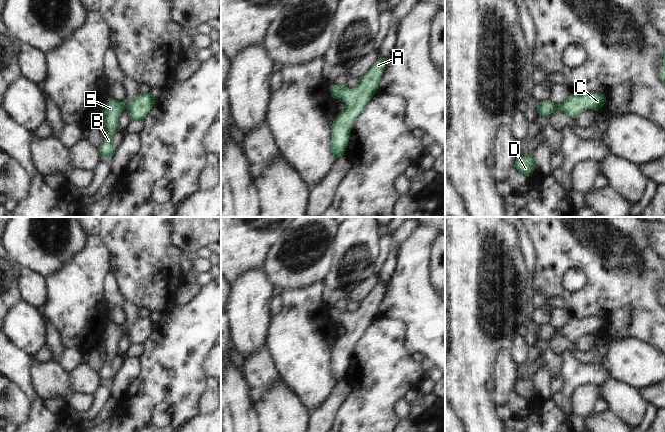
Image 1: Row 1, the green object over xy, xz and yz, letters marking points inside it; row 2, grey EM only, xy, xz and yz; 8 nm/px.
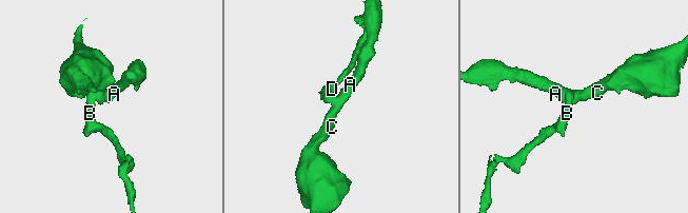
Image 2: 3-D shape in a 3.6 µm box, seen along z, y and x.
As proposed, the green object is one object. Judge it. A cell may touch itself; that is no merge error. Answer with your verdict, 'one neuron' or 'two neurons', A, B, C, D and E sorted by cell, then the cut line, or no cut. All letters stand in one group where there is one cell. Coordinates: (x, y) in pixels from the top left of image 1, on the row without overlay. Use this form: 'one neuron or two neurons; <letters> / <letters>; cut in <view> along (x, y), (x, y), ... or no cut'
one neuron; A B C D E; no cut

